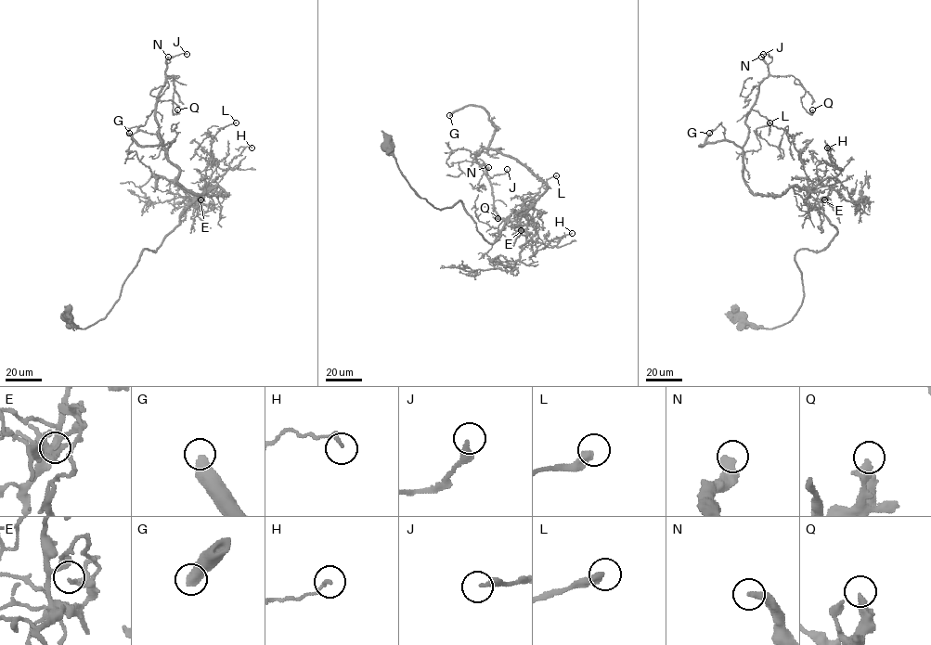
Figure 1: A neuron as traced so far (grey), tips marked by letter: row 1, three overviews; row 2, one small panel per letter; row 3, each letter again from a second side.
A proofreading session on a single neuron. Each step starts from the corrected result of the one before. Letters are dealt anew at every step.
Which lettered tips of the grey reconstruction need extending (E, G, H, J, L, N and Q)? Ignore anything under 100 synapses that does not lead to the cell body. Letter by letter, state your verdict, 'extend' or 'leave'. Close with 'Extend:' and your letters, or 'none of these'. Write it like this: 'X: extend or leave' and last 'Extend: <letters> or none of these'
E: leave
G: extend
H: leave
J: leave
L: leave
N: extend
Q: leave
Extend: G, N

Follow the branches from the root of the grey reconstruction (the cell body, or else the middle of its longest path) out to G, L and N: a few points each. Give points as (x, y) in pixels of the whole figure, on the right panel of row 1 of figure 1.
G: (743, 315), (791, 320), (795, 253), (837, 230), (806, 190), (755, 194), (742, 149), (700, 146), (709, 133)
L: (743, 315), (791, 320), (795, 253), (837, 233), (804, 201), (800, 153), (769, 122)
N: (743, 315), (791, 320), (795, 253), (837, 233), (808, 192), (755, 194), (743, 181), (761, 57)

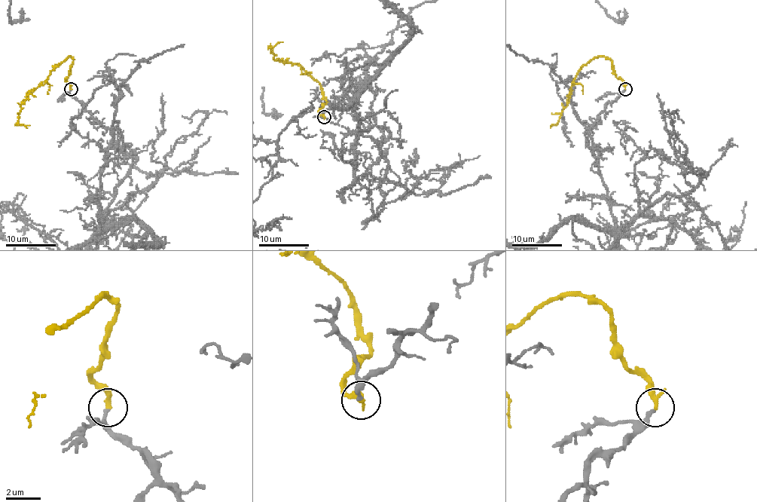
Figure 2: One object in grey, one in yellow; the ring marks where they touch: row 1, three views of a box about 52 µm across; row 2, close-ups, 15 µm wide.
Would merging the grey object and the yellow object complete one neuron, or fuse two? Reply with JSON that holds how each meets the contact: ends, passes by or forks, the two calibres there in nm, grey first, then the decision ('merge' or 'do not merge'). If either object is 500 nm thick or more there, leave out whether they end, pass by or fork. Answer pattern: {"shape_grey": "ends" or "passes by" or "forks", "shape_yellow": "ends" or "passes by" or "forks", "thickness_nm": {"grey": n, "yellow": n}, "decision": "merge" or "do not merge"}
{"shape_grey": "ends", "shape_yellow": "ends", "thickness_nm": {"grey": 220, "yellow": 280}, "decision": "merge"}

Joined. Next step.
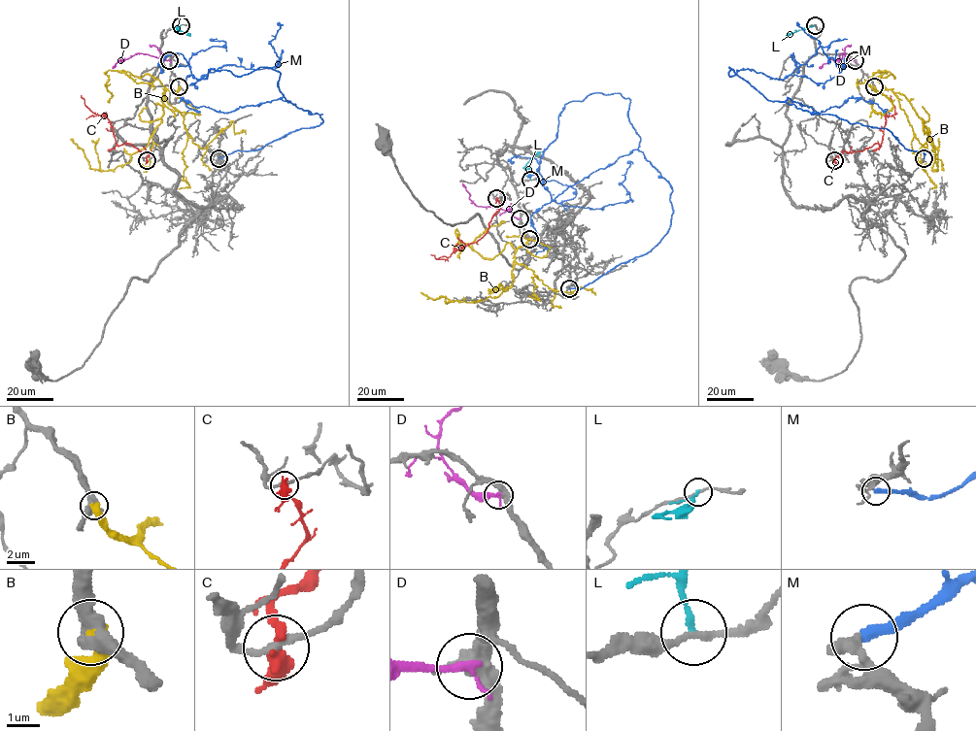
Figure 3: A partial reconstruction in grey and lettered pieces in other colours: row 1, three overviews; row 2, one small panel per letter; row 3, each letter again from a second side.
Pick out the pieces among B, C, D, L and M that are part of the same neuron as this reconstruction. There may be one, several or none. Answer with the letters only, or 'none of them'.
B

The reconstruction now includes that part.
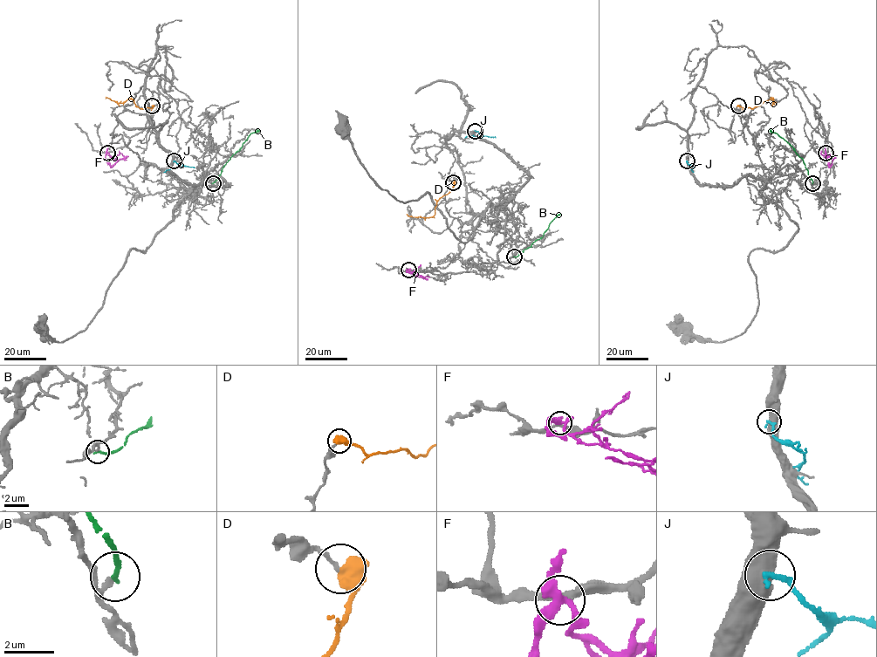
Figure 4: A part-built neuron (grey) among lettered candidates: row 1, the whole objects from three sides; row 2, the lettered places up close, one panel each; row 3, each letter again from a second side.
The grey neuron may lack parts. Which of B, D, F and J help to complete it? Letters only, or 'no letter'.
no letter

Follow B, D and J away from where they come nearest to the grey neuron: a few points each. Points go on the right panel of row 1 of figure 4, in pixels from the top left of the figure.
B: (812, 183), (804, 160), (794, 149), (770, 130)
D: (737, 106), (753, 108), (769, 99), (773, 99), (773, 103), (770, 99)
J: (686, 160), (693, 167), (693, 172)

